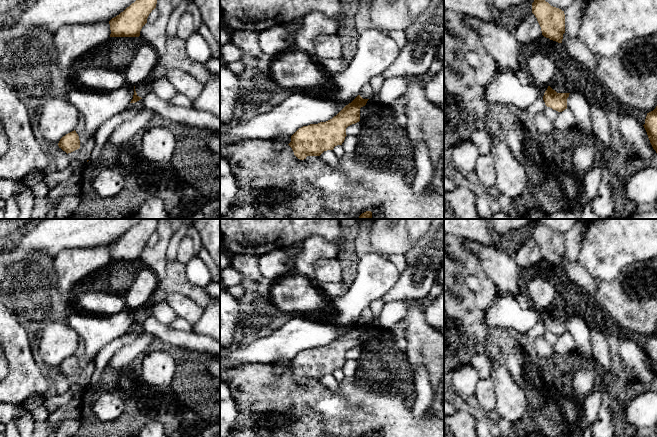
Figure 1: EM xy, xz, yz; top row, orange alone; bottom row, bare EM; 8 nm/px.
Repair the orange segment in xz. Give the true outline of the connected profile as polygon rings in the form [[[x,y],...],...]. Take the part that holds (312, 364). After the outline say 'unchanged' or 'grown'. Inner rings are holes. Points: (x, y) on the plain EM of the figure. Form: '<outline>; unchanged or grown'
[[[358,319],[332,343],[299,352],[288,368],[294,379],[304,384],[307,380],[320,380],[324,375],[342,369],[347,360],[346,352],[360,345],[360,332],[368,324]]]; unchanged

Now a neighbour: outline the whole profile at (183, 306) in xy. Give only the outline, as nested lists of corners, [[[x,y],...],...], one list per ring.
[[[181,293],[169,294],[165,302],[179,317],[192,324],[198,322],[204,313],[204,308]]]

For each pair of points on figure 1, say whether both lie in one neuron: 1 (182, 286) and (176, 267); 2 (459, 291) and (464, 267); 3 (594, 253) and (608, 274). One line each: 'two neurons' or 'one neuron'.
1: one neuron
2: one neuron
3: one neuron

